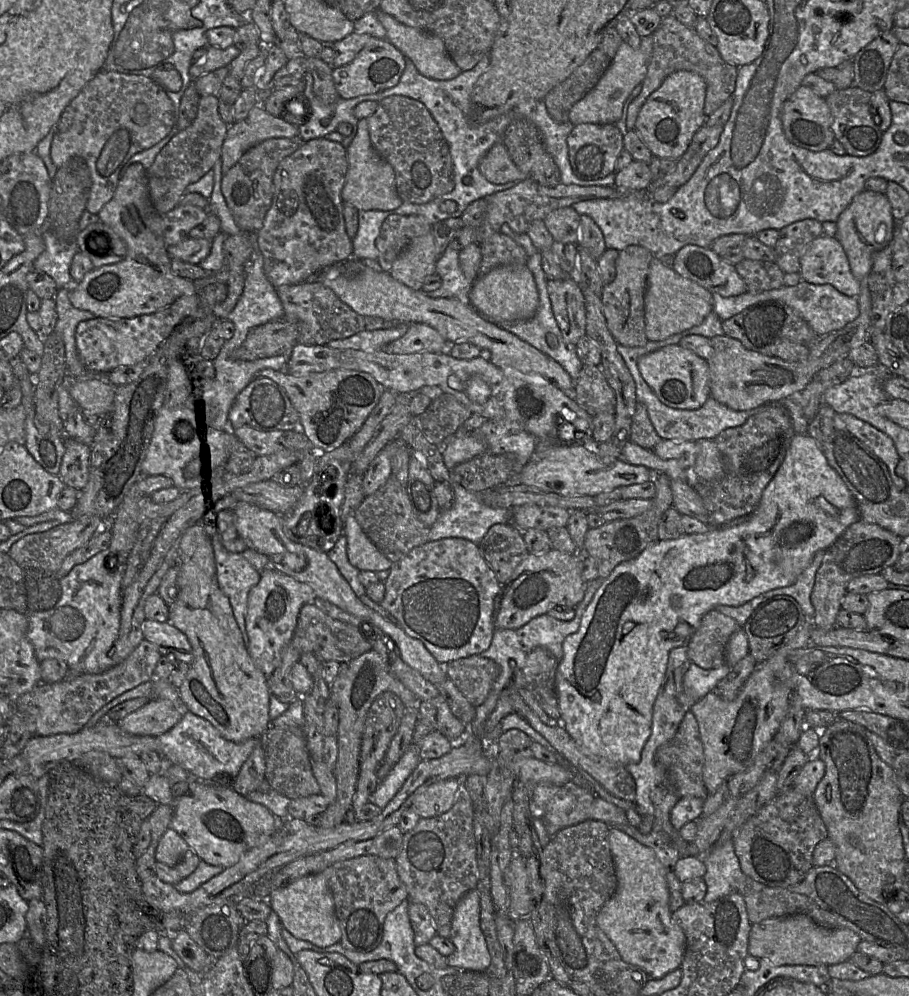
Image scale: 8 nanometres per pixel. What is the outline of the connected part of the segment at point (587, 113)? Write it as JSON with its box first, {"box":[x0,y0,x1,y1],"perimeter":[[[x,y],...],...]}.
{"box":[569,37,653,126],"perimeter":[[[641,37],[639,48],[634,49],[626,42],[622,42],[618,51],[603,76],[595,87],[590,90],[581,100],[576,102],[569,112],[569,120],[576,126],[582,123],[615,124],[622,115],[623,105],[638,84],[642,84],[648,62],[652,53],[653,37]]]}

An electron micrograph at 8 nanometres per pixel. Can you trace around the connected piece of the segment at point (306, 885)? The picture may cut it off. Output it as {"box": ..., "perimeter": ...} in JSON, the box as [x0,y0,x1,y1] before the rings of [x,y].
{"box":[268,873,341,947],"perimeter":[[[323,873],[301,877],[271,893],[268,902],[282,925],[294,937],[317,947],[329,947],[341,940],[341,927],[335,912],[330,886]]]}

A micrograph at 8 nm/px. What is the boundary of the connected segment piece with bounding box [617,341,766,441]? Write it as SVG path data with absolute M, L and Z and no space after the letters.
M666 341L660 343L648 344L645 347L627 350L617 347L617 351L623 358L634 383L634 398L639 403L644 411L645 418L649 427L657 441L699 441L712 440L721 431L742 425L750 416L765 409L766 405L761 405L756 408L744 411L733 410L709 396L705 403L695 410L686 410L671 408L662 404L651 390L646 385L640 375L637 367L638 359L650 352L656 351L666 345Z

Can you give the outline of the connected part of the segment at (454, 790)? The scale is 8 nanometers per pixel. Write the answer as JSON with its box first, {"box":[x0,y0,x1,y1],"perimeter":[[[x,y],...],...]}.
{"box":[411,778,461,819],"perimeter":[[[461,778],[433,783],[417,792],[411,809],[423,819],[440,816],[454,805],[461,786]]]}

